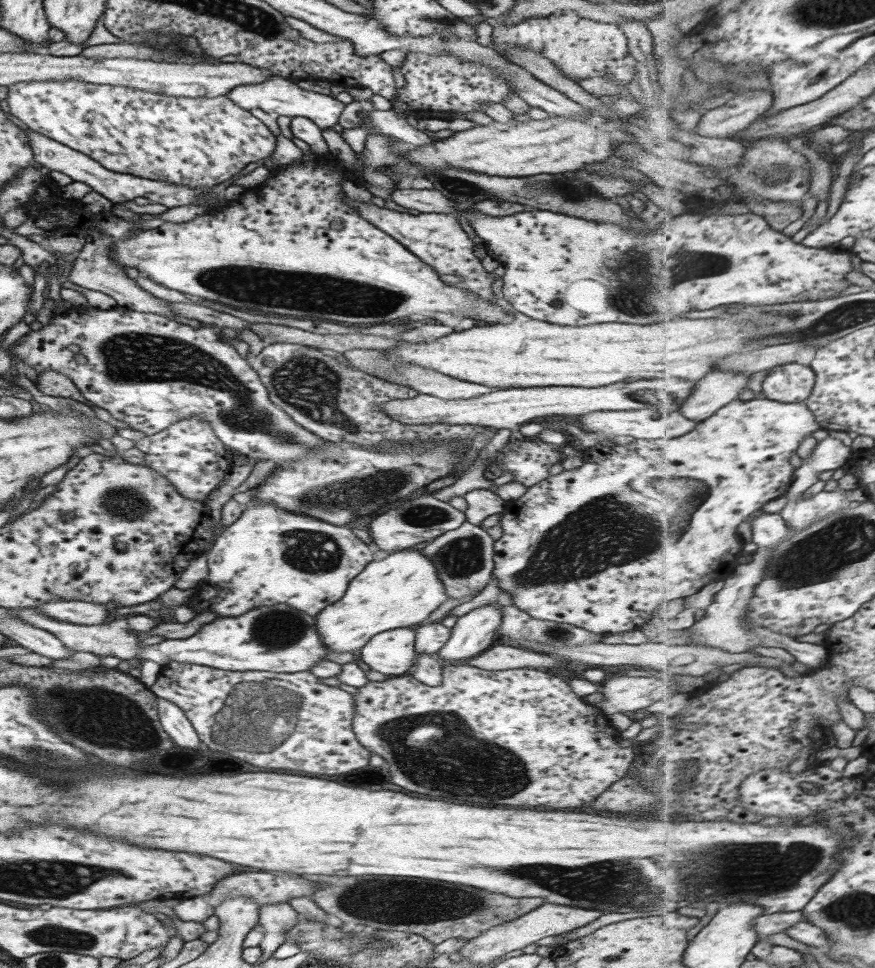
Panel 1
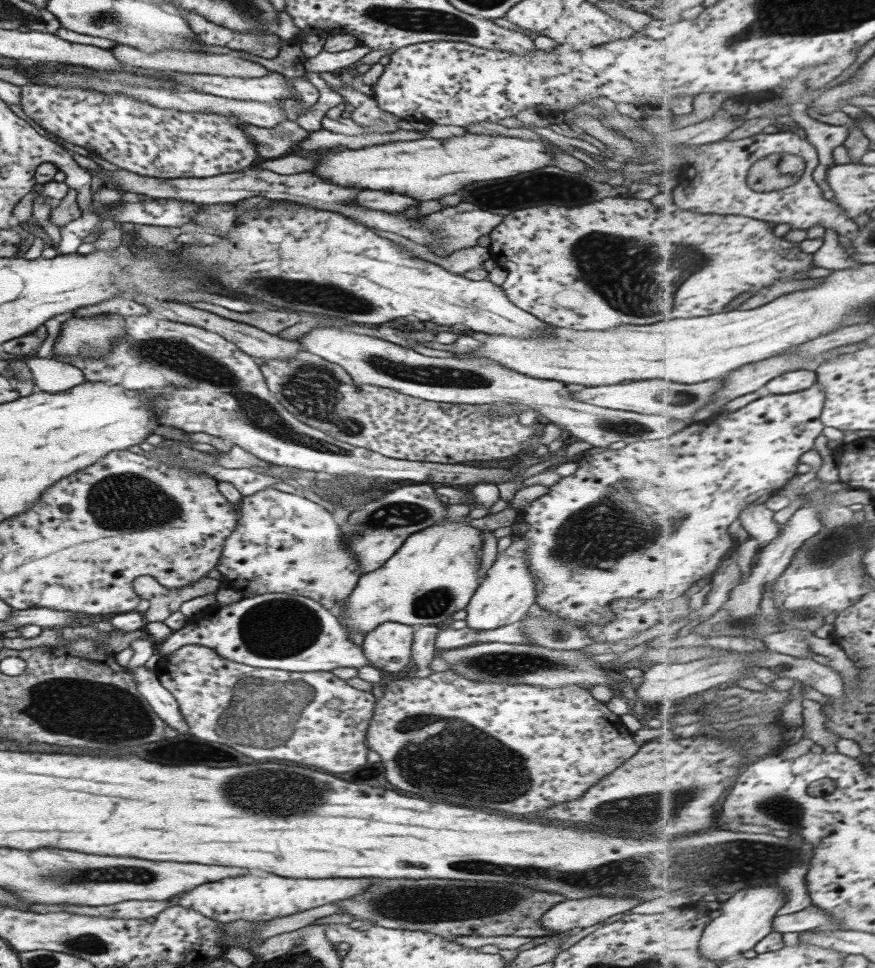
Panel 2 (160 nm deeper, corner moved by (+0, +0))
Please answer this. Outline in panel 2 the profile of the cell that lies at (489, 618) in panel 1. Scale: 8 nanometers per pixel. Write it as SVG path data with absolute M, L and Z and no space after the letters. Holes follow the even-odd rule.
M513 539L511 544L496 555L486 571L486 577L479 580L475 592L465 606L464 620L467 628L474 631L488 631L519 621L534 606L536 578L526 563L528 542Z

